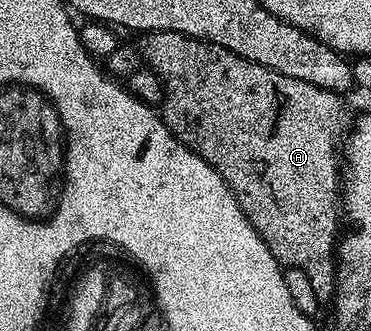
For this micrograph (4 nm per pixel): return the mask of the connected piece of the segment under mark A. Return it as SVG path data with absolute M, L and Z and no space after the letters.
M148 31L142 36L143 43L141 42L141 50L143 52L143 62L148 68L157 75L160 81L163 83L163 101L161 104L161 114L163 116L163 123L171 130L173 134L178 137L183 144L186 145L193 153L197 153L197 157L201 157L209 165L213 165L213 169L217 169L217 173L225 181L225 185L233 193L233 197L237 201L237 205L241 205L241 209L245 213L245 217L253 225L253 229L257 229L257 233L261 237L261 241L265 241L265 245L269 249L269 253L273 253L273 257L280 263L284 268L290 269L292 267L295 271L300 271L301 274L307 278L307 283L311 286L311 291L319 299L330 300L334 296L335 289L337 286L337 240L341 235L341 227L339 231L339 215L341 219L341 148L345 143L345 136L349 131L349 119L347 123L347 107L343 104L344 96L338 91L330 91L329 89L321 89L317 85L309 85L309 81L297 81L293 77L285 77L281 73L271 71L267 67L257 65L253 61L248 59L242 59L237 53L233 53L229 49L225 49L221 45L213 45L207 43L204 39L191 39L187 35L181 33L173 33L172 31Z

